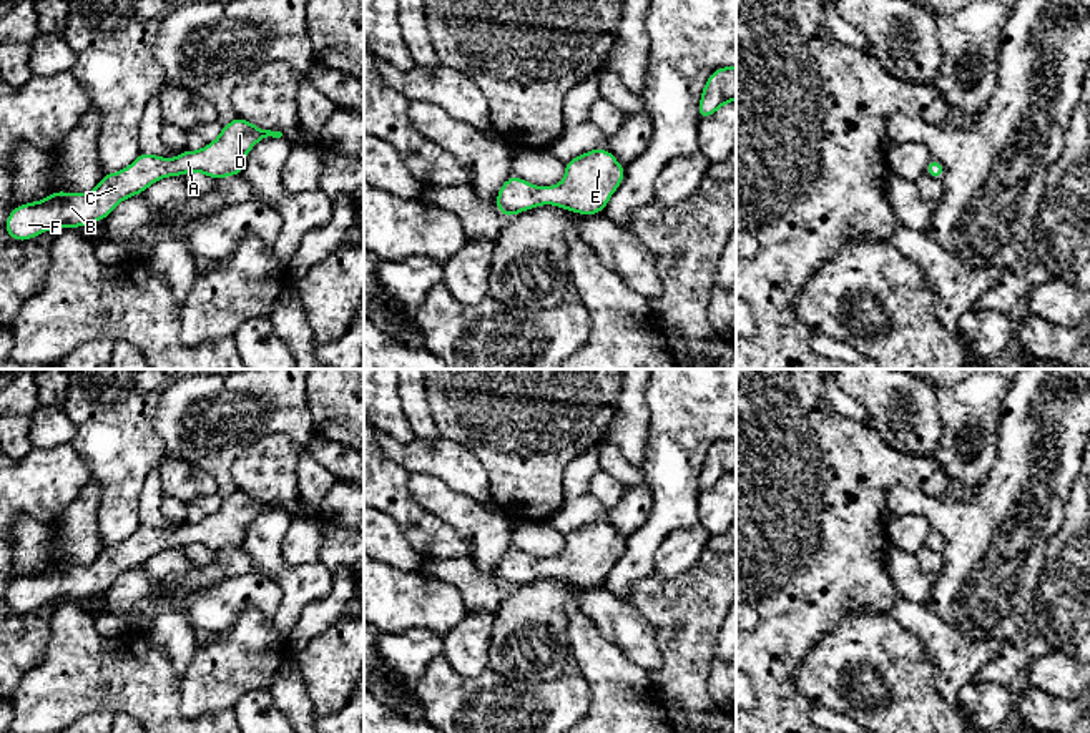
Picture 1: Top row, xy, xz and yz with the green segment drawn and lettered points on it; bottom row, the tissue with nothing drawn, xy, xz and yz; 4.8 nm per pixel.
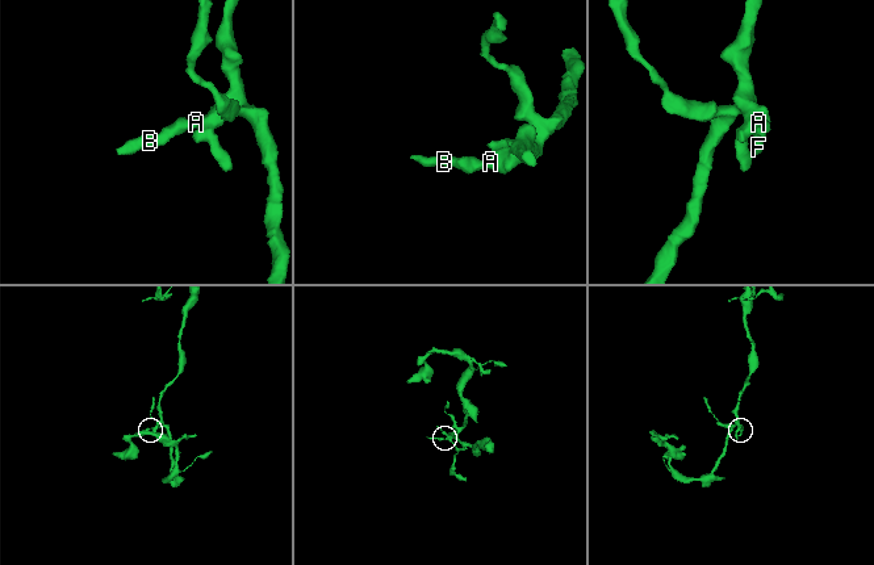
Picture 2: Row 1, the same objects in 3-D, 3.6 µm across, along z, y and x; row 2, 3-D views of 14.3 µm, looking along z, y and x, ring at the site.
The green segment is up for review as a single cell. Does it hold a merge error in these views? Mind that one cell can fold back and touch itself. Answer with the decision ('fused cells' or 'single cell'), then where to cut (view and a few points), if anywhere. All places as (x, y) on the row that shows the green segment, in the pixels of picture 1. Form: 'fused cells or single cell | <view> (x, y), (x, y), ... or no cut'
single cell | no cut

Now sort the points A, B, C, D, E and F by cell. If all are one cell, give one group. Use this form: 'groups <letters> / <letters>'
groups A B C D E F

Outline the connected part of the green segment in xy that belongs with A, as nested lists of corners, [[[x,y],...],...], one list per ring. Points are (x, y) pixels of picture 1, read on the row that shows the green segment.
[[[236,116],[221,126],[221,135],[199,151],[184,150],[173,160],[140,153],[118,173],[105,173],[88,194],[55,191],[42,201],[15,206],[5,224],[5,233],[15,241],[28,241],[53,228],[80,228],[105,221],[116,204],[141,194],[155,181],[199,171],[213,180],[243,175],[244,158],[263,138],[281,138],[281,131],[263,130]]]

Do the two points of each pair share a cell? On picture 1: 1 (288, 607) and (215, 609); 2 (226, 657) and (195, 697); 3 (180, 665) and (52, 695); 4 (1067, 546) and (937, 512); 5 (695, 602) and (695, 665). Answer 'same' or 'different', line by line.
1: different
2: same
3: different
4: different
5: same

